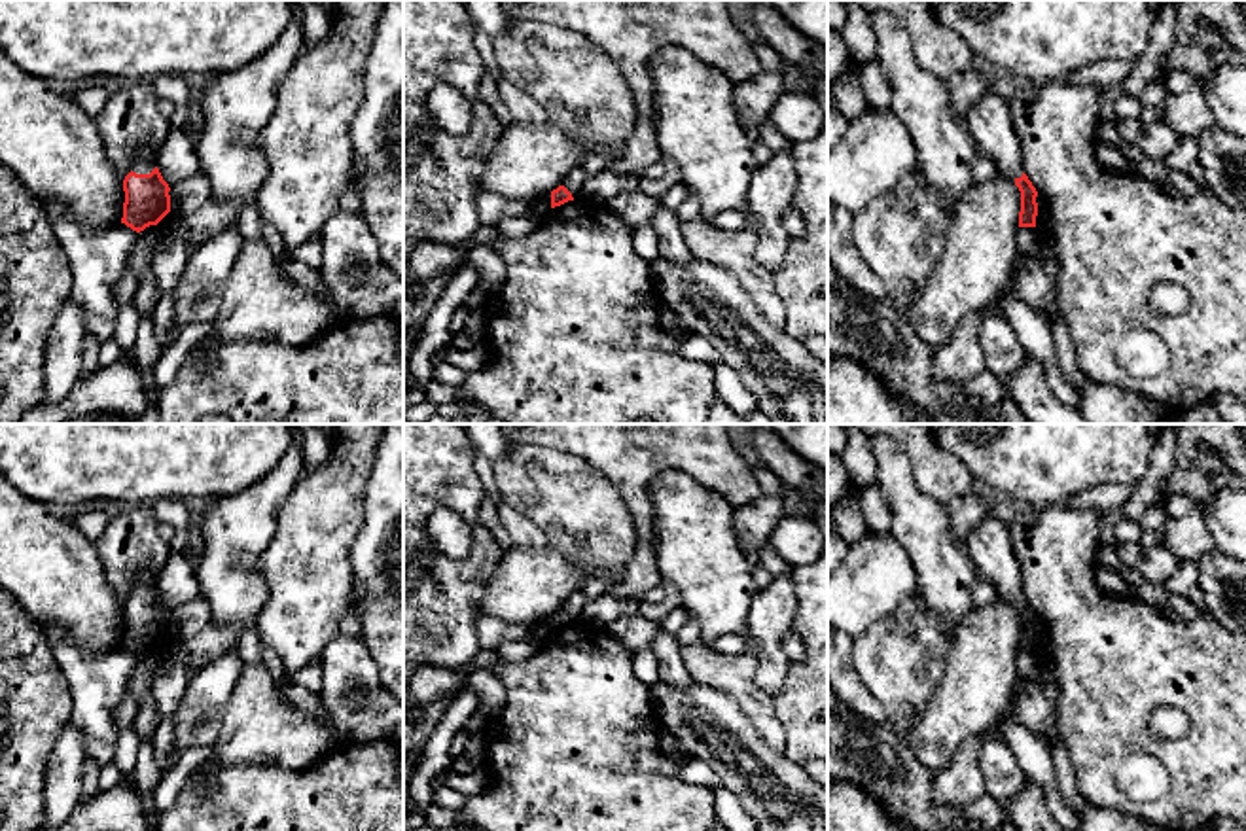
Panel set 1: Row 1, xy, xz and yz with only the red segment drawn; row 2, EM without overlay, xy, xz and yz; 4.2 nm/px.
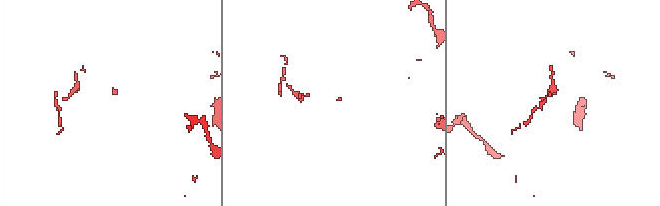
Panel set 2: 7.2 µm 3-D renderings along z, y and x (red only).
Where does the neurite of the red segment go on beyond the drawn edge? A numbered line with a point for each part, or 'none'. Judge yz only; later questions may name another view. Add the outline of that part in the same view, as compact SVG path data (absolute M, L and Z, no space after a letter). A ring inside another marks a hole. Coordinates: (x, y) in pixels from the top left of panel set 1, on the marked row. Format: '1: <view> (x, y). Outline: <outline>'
1: yz (989, 122). Outline: M994 91L987 93L970 108L964 125L979 153L990 159L998 172L1013 180L1023 176L1021 140L1015 134L1009 100Z

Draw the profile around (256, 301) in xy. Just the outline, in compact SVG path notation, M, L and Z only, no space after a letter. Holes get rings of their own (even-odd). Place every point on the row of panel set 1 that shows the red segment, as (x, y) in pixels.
M244 239L225 282L216 318L208 337L201 343L201 360L212 363L212 343L271 339L288 346L314 343L341 316L329 293L314 295L286 273L276 274L284 263L263 240Z

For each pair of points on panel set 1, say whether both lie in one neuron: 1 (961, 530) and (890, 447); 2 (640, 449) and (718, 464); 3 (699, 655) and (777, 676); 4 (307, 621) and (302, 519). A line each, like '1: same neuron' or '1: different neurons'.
1: different neurons
2: same neuron
3: different neurons
4: same neuron

